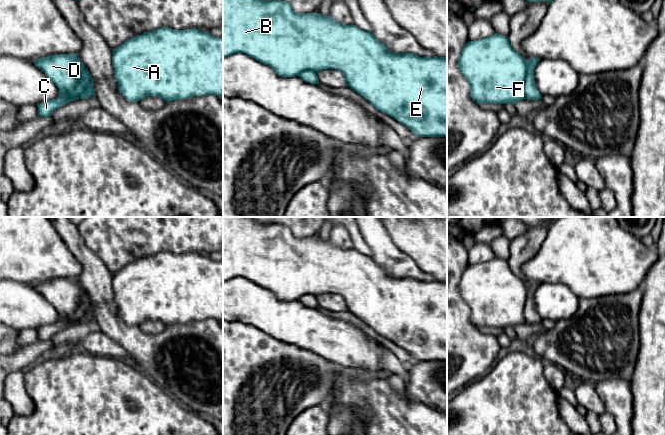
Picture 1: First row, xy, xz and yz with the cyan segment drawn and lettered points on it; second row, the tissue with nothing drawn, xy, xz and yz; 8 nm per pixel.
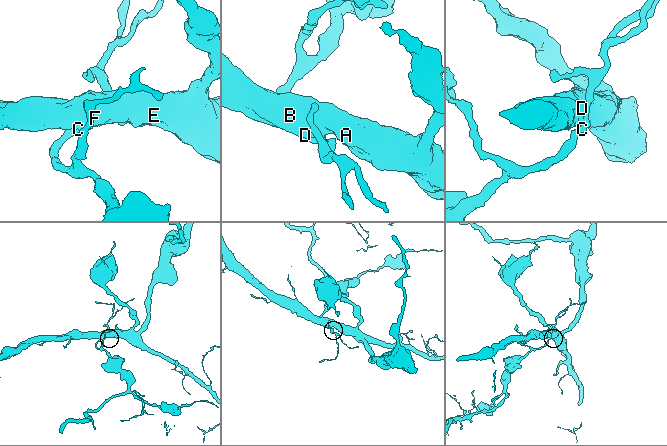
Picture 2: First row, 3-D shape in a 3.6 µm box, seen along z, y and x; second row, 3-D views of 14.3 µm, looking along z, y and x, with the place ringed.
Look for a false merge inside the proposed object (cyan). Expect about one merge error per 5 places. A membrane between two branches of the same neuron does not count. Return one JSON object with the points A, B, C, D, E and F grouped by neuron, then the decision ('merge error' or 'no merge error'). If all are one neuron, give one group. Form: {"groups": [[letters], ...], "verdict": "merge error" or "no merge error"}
{"groups": [["A", "B", "D", "E", "F"], ["C"]], "verdict": "merge error"}

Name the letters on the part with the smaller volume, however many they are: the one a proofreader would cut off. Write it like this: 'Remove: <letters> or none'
Remove: C

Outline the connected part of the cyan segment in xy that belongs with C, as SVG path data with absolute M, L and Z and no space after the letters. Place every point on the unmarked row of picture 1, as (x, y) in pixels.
M85 291L76 312L68 321L58 320L56 323L44 325L40 328L37 328L38 340L51 340L53 335L57 332L64 330L71 325L79 323L80 319L84 316L84 314L88 311L89 308L90 299L88 293Z

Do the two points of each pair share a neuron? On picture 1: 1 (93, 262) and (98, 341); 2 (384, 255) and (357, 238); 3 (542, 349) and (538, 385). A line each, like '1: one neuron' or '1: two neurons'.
1: two neurons
2: two neurons
3: two neurons

